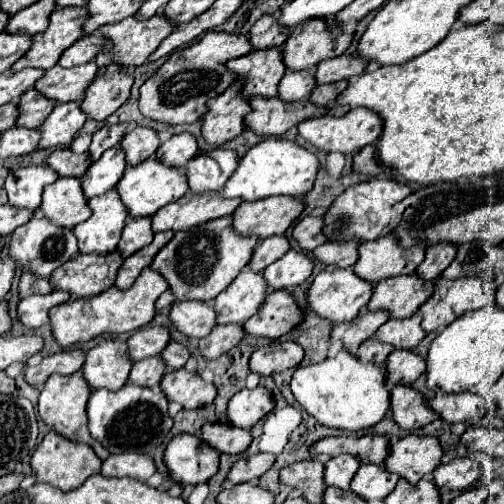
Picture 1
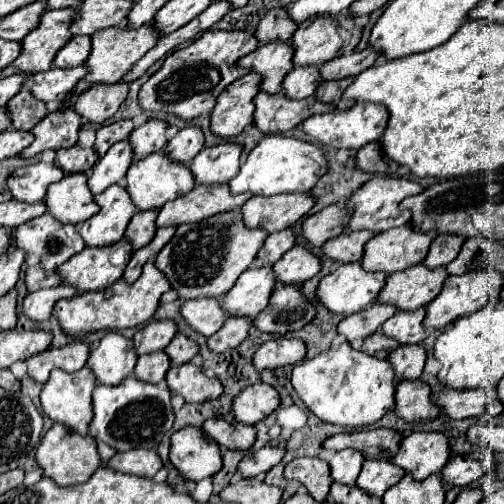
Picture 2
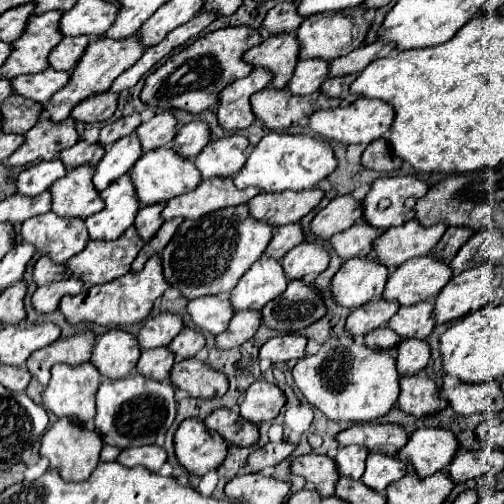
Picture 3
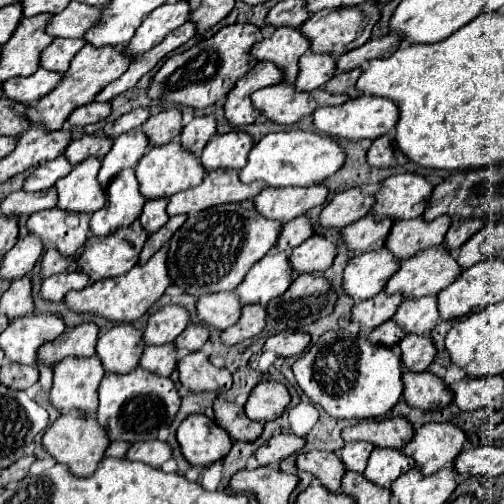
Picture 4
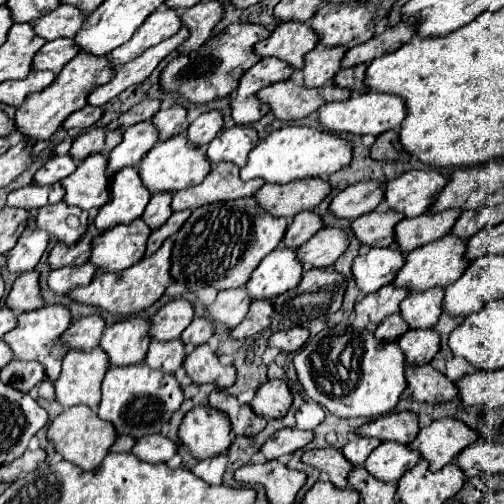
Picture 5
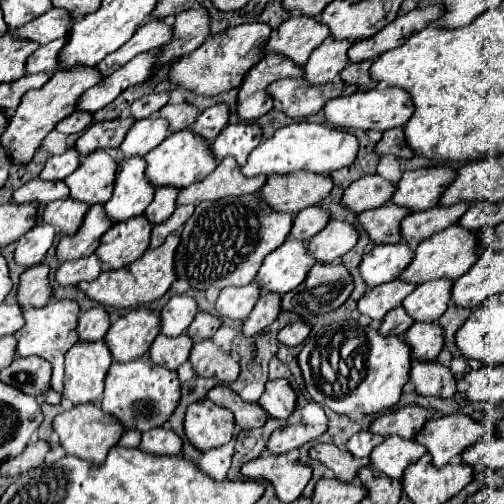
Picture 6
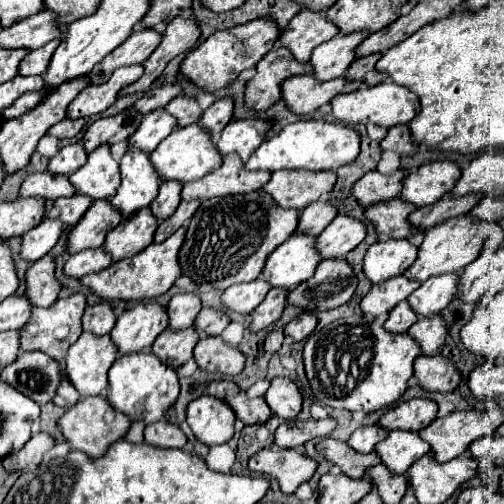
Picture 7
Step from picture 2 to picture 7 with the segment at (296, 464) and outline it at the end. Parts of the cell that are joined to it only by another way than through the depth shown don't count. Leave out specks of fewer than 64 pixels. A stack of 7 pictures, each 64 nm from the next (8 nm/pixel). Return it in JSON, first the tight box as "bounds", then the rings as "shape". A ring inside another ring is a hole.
{"bounds":[316,438,380,480],"shape":[[[332,438],[320,440],[316,444],[316,450],[318,450],[320,456],[324,456],[332,464],[336,464],[342,470],[344,476],[354,478],[354,480],[362,478],[368,468],[380,464],[380,458],[376,456],[376,452],[372,452],[372,454],[358,454],[346,442],[332,440]]]}

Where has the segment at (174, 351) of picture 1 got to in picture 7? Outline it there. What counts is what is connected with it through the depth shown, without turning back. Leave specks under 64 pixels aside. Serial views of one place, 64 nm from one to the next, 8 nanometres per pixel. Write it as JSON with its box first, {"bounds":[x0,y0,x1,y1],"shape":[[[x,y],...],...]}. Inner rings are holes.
{"bounds":[194,308,230,336],"shape":[[[202,308],[200,314],[196,316],[194,328],[200,336],[218,336],[226,326],[230,318],[226,316],[224,310],[212,310],[212,308]]]}

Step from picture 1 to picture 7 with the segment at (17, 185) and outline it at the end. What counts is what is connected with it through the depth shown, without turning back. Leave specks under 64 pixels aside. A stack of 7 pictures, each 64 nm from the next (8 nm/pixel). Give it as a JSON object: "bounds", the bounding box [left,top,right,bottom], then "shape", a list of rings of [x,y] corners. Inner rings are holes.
{"bounds":[46,142,88,176],"shape":[[[80,142],[64,146],[54,158],[50,158],[46,172],[52,176],[68,176],[72,172],[76,172],[80,166],[84,166],[84,160],[88,158],[88,154],[84,152],[84,146]]]}

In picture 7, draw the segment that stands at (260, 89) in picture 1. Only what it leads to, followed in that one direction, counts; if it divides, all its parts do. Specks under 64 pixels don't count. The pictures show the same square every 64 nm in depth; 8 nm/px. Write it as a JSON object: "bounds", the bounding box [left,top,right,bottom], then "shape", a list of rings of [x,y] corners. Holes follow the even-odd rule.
{"bounds":[276,10,338,62],"shape":[[[302,10],[288,22],[288,28],[280,32],[276,46],[288,48],[296,60],[308,62],[312,50],[336,34],[338,30],[324,18],[324,14]]]}

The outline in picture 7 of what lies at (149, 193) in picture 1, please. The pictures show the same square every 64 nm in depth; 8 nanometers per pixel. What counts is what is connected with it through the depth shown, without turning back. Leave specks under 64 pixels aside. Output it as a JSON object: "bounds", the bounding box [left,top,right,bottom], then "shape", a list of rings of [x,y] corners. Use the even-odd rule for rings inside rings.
{"bounds":[150,124,222,184],"shape":[[[192,124],[192,126],[176,128],[154,152],[150,152],[150,162],[152,162],[156,174],[160,176],[162,182],[176,180],[176,182],[188,184],[188,182],[200,180],[206,174],[210,174],[212,170],[220,168],[222,156],[218,154],[218,150],[216,150],[210,134],[204,132],[198,124]]]}

